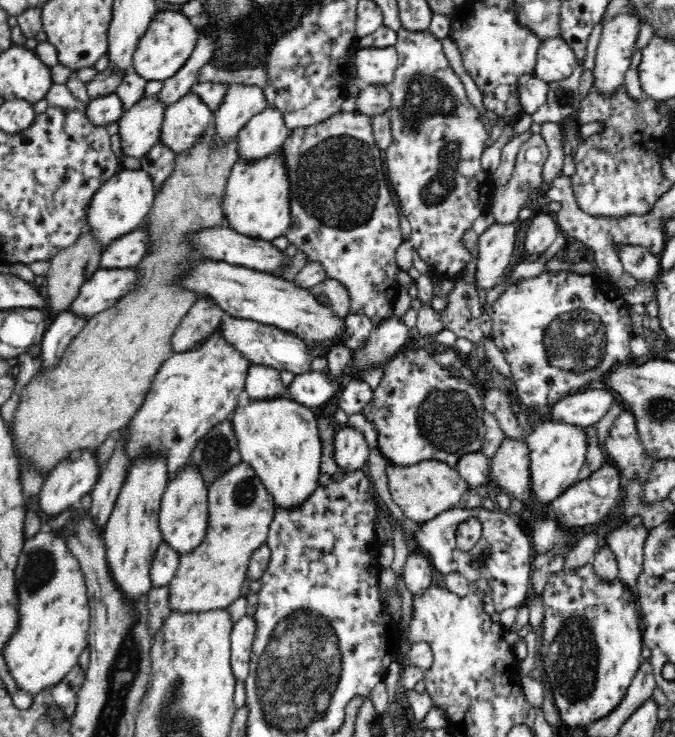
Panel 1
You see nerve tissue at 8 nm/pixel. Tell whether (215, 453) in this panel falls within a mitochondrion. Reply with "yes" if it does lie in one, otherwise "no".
yes

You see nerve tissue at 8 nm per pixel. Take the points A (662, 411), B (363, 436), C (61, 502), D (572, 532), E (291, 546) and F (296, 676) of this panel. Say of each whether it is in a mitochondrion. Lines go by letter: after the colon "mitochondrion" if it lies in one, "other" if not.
A: mitochondrion
B: other
C: other
D: other
E: other
F: mitochondrion

